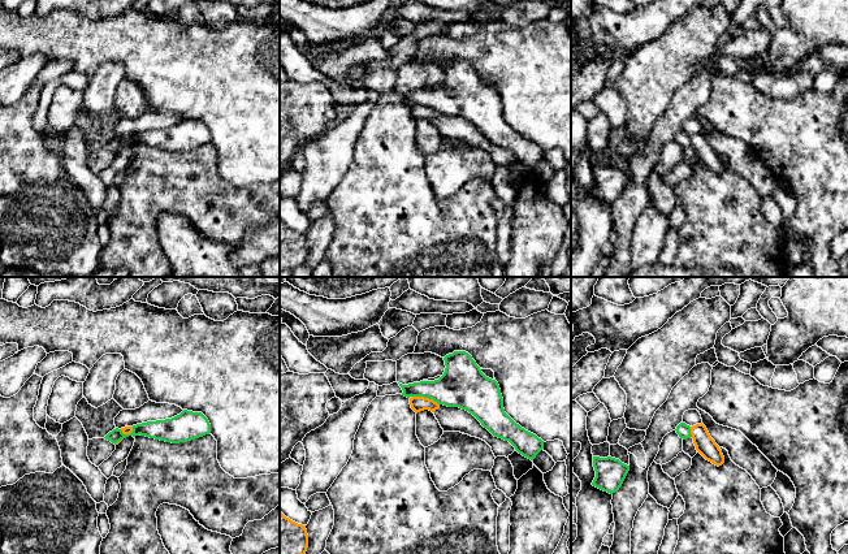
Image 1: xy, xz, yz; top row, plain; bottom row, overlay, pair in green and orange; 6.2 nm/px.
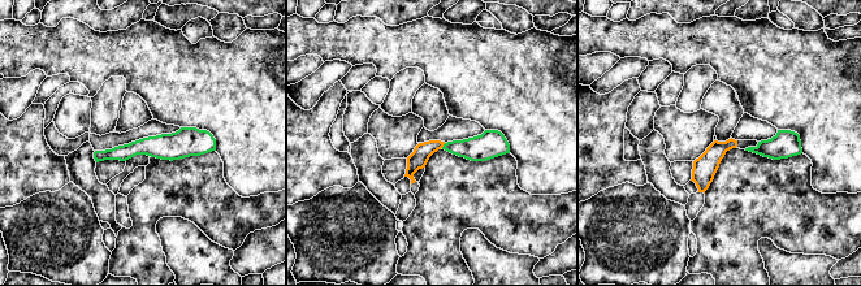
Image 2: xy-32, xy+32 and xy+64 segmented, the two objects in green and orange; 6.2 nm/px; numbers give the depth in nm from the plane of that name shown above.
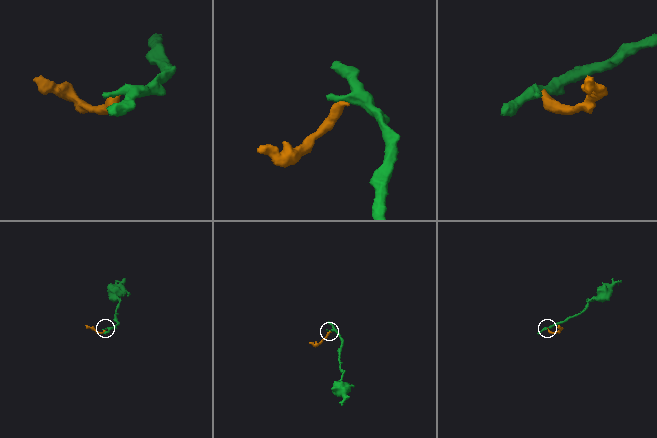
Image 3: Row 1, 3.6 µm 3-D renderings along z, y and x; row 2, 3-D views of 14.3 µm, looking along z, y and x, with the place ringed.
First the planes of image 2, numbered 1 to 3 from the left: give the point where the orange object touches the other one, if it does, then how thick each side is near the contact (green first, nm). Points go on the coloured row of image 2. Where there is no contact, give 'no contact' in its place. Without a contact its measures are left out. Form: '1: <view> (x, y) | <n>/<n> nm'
1: no contact
2: xy+32 (444, 146) | 160/110 nm
3: no contact

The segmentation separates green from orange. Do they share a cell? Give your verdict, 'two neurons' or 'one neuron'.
two neurons

